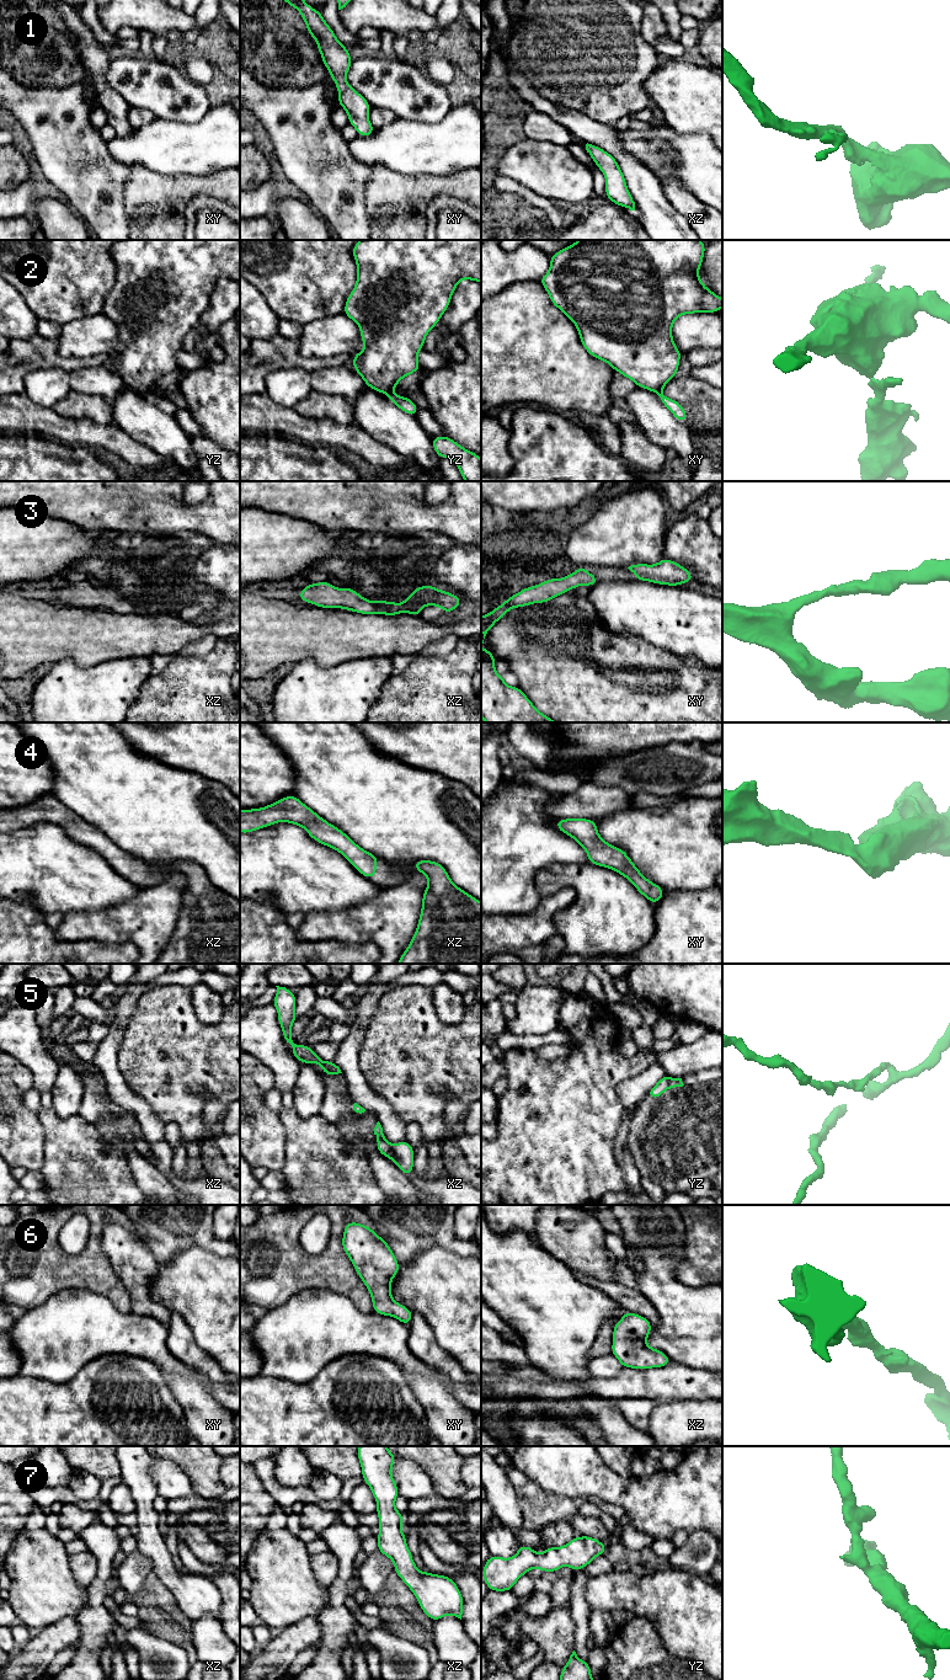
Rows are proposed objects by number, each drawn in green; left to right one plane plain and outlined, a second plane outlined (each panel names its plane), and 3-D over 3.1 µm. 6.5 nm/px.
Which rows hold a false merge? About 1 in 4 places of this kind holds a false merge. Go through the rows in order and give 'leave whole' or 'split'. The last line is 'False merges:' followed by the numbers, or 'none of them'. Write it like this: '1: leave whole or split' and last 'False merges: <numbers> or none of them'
1: leave whole
2: split
3: leave whole
4: leave whole
5: split
6: leave whole
7: leave whole
False merges: 2, 5

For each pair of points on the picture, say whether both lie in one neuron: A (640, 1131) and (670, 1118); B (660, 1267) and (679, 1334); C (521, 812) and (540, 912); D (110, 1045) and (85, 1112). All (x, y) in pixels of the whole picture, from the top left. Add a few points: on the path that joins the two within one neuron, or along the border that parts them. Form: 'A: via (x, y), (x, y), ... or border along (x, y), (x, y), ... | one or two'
A: via (647, 1131), (656, 1131), (662, 1125) | one
B: via (660, 1284), (679, 1307), (679, 1317) | one
C: border along (540, 899), (533, 910), (512, 915) | two
D: border along (100, 1073), (105, 1080), (106, 1091), (112, 1099) | two

